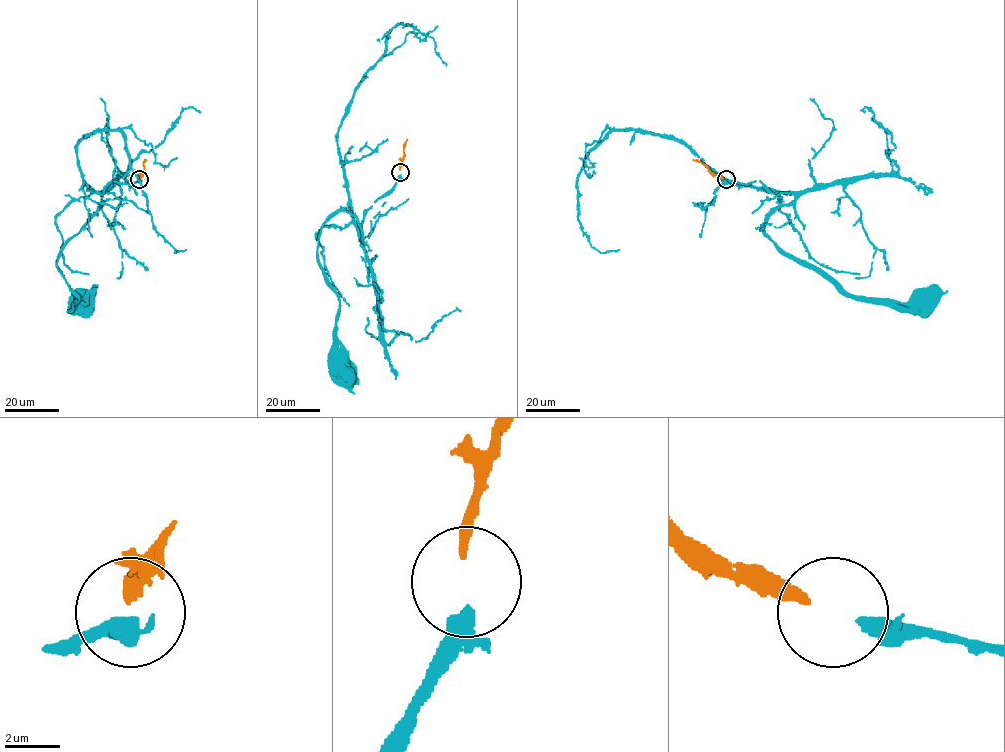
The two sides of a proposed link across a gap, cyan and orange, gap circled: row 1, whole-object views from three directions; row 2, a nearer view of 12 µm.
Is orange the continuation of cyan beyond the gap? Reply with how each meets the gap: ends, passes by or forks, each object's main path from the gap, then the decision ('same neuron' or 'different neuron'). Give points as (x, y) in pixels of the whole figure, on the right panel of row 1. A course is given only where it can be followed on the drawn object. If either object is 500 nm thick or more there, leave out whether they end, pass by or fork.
course cyan (728, 180), (759, 180), (774, 193), (794, 195), (764, 231), (846, 292), (910, 308), (926, 303); course orange (723, 178), (692, 160); same neuron

